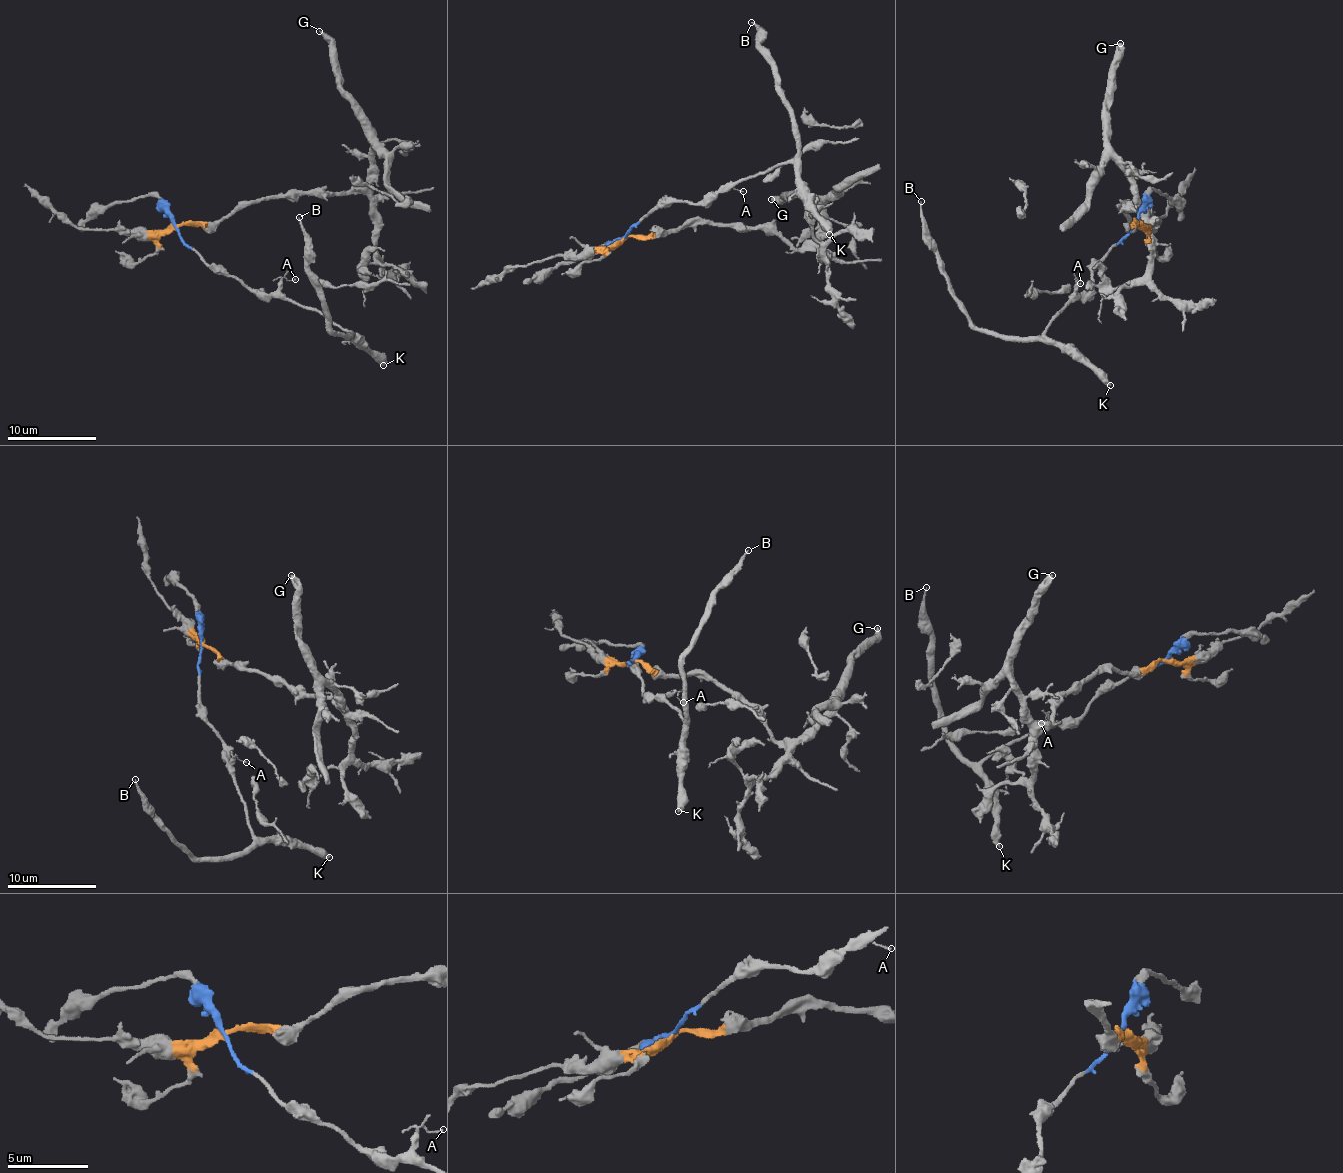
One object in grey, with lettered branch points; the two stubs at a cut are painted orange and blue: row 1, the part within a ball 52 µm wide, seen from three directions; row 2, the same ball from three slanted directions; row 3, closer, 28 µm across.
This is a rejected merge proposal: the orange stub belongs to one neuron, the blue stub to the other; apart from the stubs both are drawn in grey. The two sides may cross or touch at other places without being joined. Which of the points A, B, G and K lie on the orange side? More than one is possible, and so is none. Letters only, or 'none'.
G

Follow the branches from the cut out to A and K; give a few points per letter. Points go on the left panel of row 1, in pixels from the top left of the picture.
A: (175, 226), (210, 266), (236, 275), (252, 289), (276, 291), (285, 278), (296, 279)
K: (175, 226), (210, 266), (236, 275), (265, 292), (282, 293), (342, 326), (383, 366)

